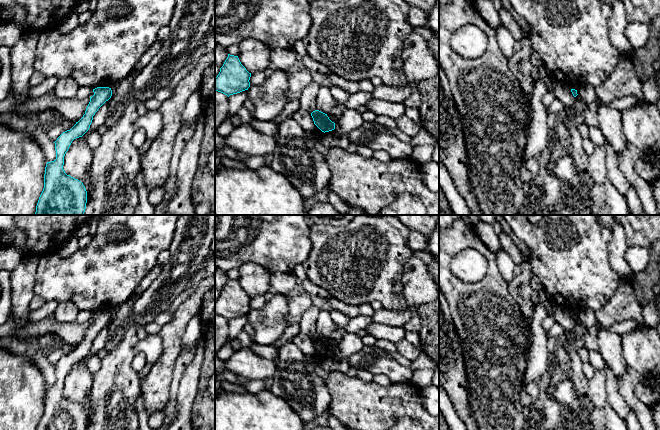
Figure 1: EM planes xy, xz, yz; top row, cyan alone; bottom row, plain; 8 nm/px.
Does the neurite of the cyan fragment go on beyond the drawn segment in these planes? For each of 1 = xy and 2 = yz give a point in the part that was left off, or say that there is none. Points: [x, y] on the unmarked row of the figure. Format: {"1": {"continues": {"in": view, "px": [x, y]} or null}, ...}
{"1": {"continues": null}, "2": {"continues": null}}

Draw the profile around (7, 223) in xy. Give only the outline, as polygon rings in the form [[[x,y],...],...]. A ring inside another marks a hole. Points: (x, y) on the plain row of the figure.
[[[0,215],[0,230],[6,231],[12,237],[12,245],[15,250],[24,256],[26,245],[25,234],[17,228],[13,215]]]

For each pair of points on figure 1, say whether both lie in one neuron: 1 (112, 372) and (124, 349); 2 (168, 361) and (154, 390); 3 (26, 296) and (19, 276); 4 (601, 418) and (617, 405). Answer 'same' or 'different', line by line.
1: same
2: same
3: same
4: different

